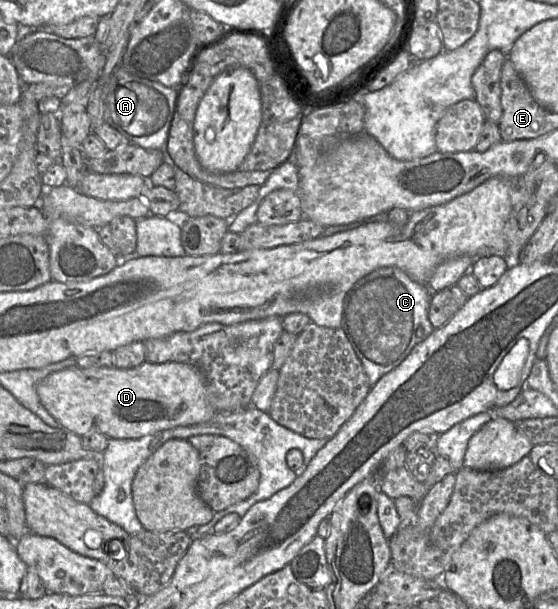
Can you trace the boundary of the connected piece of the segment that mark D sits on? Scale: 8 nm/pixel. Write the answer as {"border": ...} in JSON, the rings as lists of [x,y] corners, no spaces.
{"border":[[[145,361],[130,369],[74,366],[51,373],[38,383],[36,391],[41,404],[61,428],[79,436],[99,432],[111,439],[137,439],[162,430],[205,423],[218,414],[208,400],[201,374],[187,363]]]}

